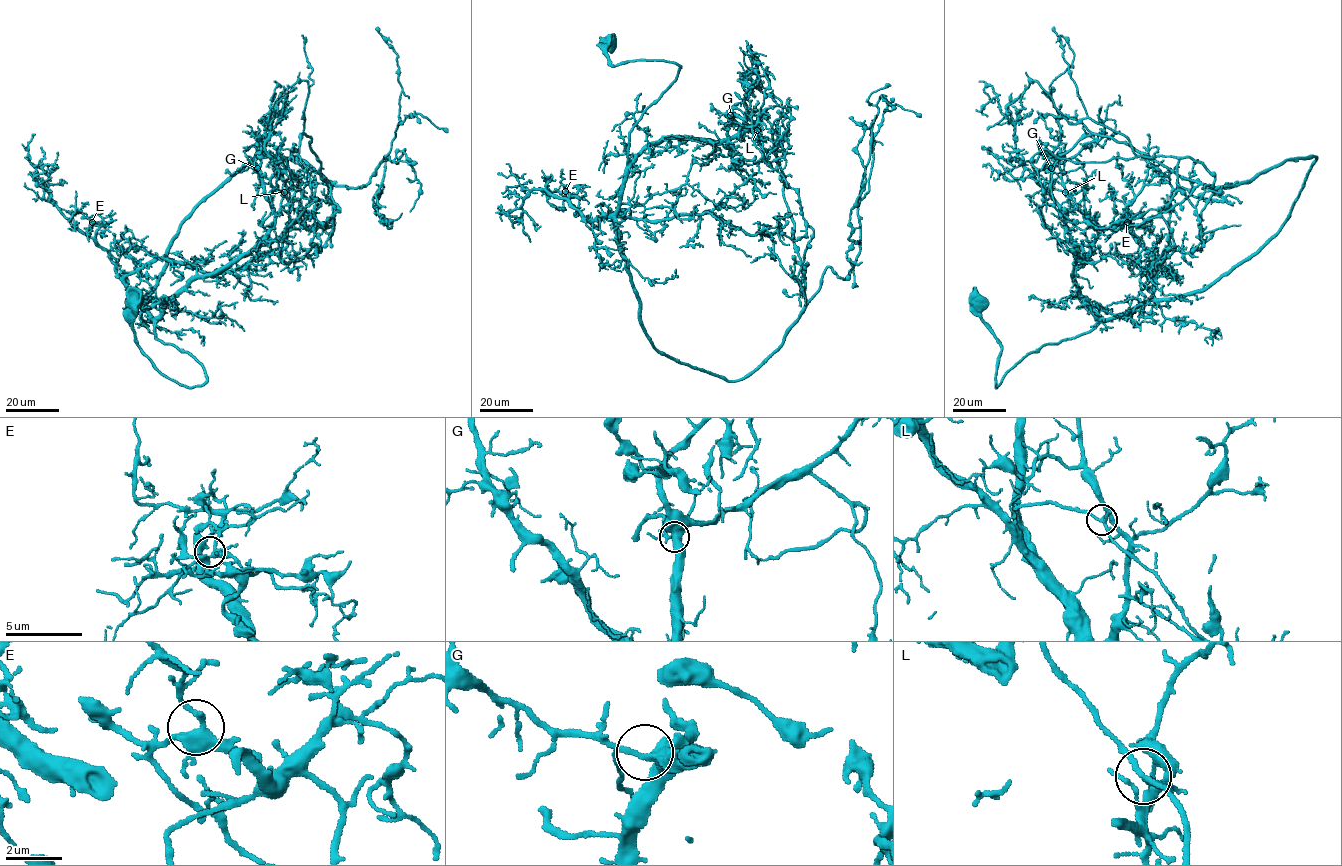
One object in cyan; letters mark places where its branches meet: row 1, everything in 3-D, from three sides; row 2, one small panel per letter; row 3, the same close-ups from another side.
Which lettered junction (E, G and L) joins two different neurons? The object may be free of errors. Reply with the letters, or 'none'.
L

